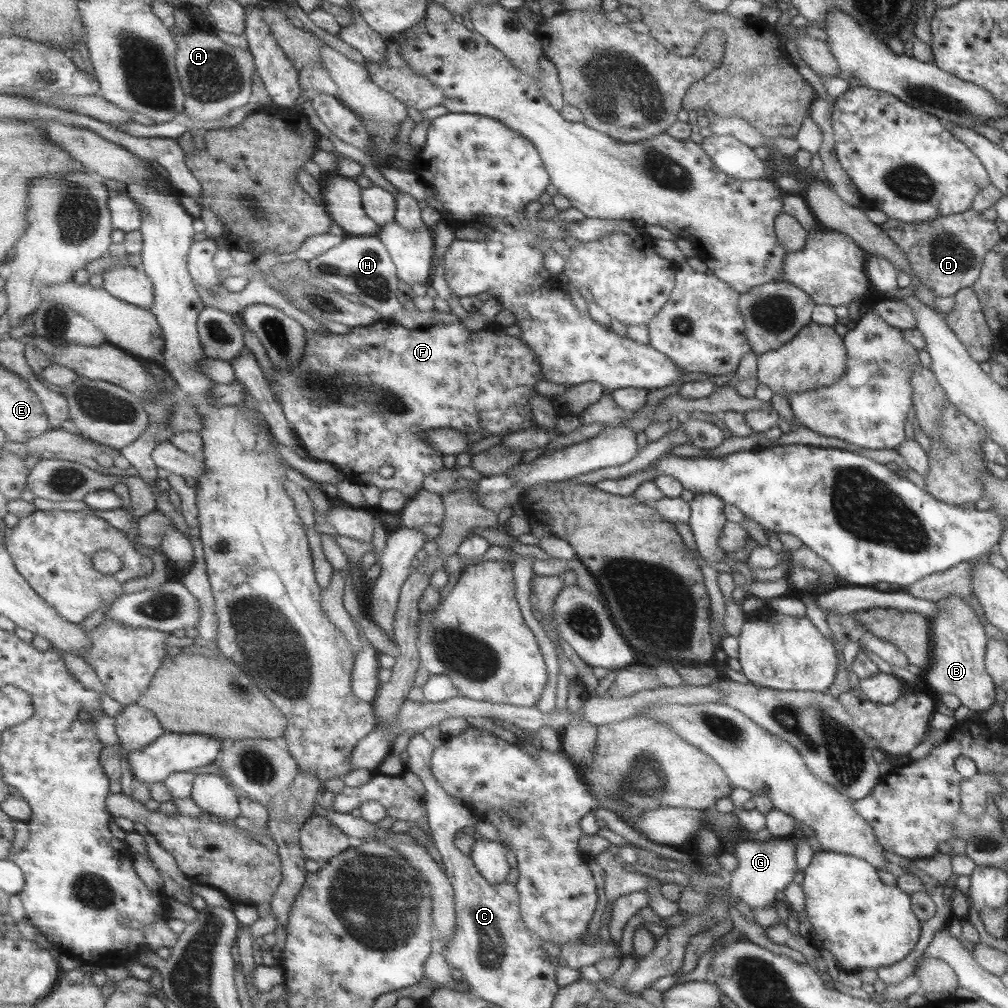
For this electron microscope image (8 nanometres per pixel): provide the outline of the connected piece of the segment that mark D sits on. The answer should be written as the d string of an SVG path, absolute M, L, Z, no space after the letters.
M971 208L919 223L887 219L881 230L899 246L917 280L936 296L952 296L960 288L971 287L979 276L987 251L1001 240L995 221L981 218Z

